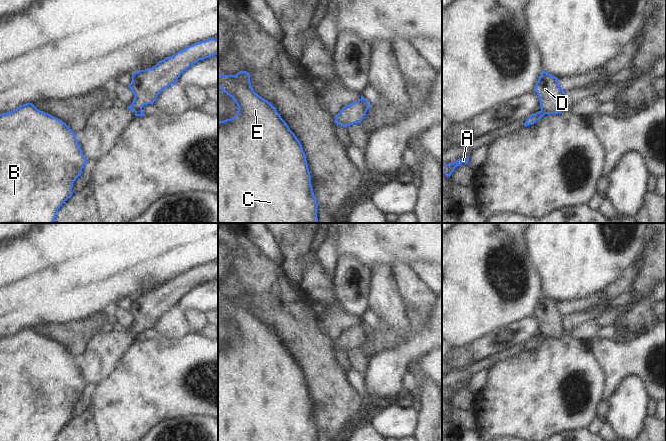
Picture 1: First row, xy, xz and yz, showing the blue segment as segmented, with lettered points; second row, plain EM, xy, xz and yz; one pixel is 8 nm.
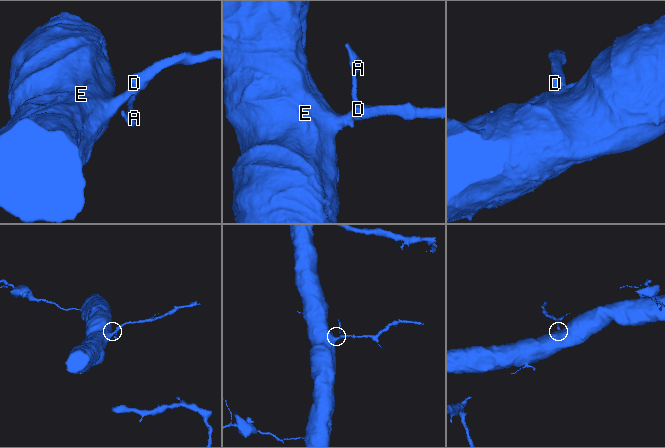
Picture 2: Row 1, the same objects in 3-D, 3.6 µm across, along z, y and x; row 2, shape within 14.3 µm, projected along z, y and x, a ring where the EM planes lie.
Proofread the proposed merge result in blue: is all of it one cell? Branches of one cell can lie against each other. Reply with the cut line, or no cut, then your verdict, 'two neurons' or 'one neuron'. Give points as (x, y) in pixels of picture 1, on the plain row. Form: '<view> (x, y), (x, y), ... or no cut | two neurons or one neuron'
yz (541, 333), (545, 337) | two neurons

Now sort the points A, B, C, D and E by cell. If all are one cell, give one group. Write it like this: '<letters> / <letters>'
A / B C D E

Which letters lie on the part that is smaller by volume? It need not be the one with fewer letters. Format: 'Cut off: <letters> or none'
Cut off: A

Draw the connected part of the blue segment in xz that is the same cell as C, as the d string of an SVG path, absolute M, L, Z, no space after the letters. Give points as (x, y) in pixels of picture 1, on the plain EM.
M240 295L236 299L218 298L218 310L229 319L238 330L237 338L218 346L218 441L317 441L318 428L311 409L311 400L300 365L281 342L276 332L254 316L249 297Z

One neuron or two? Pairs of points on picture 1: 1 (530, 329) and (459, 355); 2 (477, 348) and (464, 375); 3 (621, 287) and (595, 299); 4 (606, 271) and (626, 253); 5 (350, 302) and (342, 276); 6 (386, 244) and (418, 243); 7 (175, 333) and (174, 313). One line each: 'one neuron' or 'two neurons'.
1: one neuron
2: two neurons
3: two neurons
4: one neuron
5: one neuron
6: one neuron
7: one neuron

